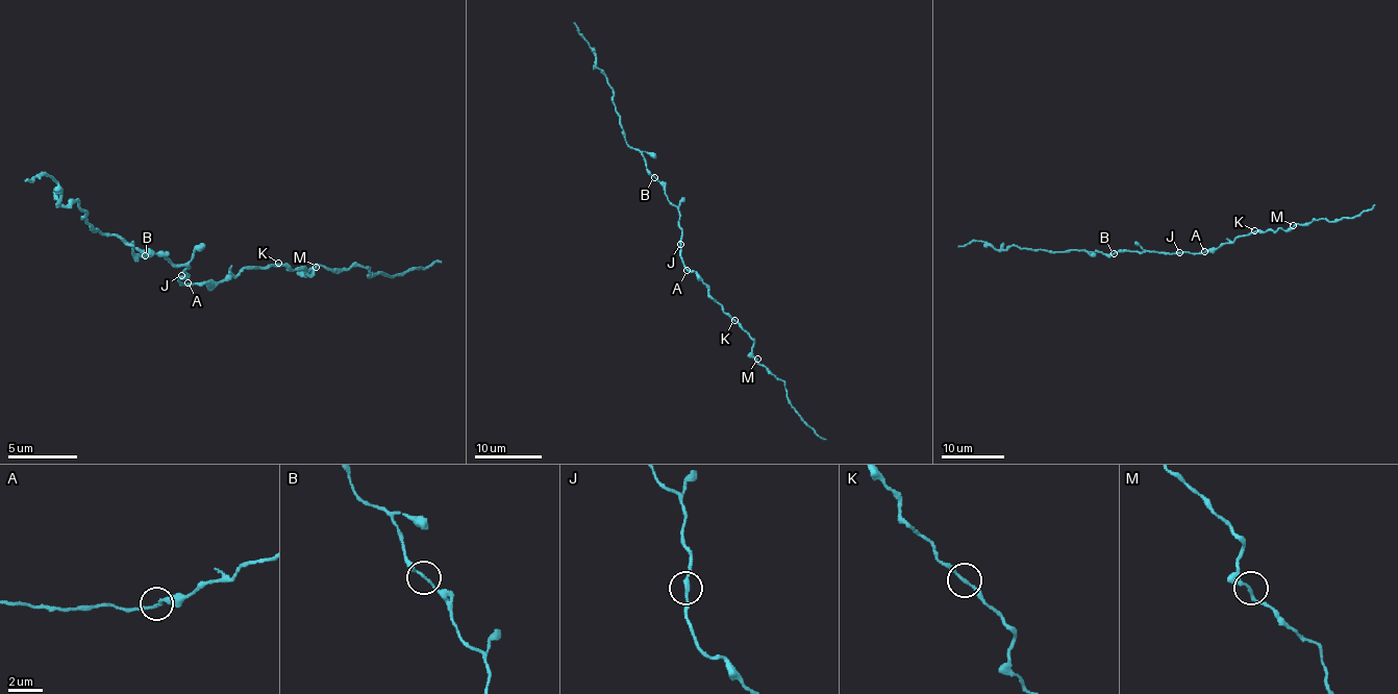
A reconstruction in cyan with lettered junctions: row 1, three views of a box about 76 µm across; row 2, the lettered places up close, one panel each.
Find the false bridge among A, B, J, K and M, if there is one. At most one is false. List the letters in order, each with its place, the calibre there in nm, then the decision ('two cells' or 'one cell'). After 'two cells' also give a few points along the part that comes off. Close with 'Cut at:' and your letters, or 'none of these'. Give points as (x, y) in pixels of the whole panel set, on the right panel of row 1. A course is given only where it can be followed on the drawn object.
A: at (1204, 251); 180 nm thick; one cell
B: at (1114, 253); 170 nm thick; one cell
J: at (1179, 252); 200 nm thick; one cell
K: at (1254, 230); 190 nm thick; one cell
M: at (1293, 225); 170 nm thick; one cell
Cut at: none of these

